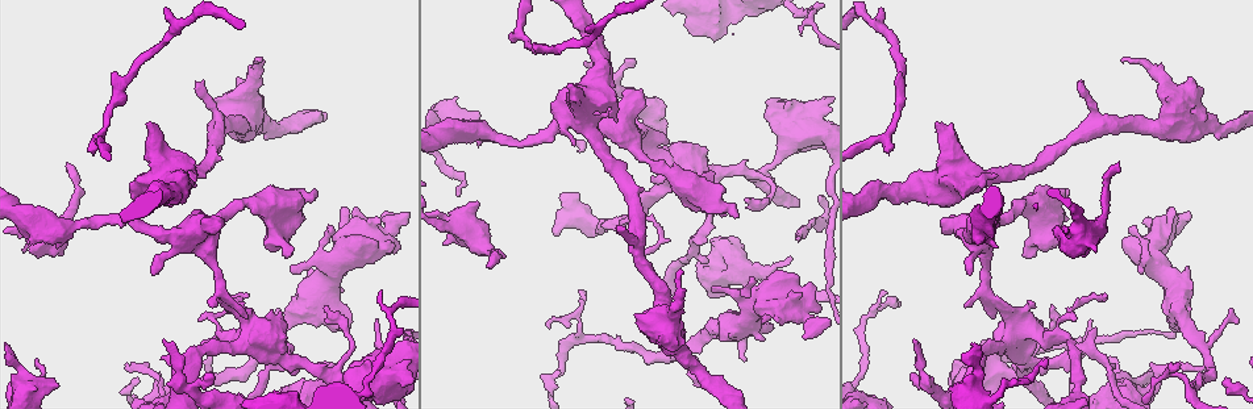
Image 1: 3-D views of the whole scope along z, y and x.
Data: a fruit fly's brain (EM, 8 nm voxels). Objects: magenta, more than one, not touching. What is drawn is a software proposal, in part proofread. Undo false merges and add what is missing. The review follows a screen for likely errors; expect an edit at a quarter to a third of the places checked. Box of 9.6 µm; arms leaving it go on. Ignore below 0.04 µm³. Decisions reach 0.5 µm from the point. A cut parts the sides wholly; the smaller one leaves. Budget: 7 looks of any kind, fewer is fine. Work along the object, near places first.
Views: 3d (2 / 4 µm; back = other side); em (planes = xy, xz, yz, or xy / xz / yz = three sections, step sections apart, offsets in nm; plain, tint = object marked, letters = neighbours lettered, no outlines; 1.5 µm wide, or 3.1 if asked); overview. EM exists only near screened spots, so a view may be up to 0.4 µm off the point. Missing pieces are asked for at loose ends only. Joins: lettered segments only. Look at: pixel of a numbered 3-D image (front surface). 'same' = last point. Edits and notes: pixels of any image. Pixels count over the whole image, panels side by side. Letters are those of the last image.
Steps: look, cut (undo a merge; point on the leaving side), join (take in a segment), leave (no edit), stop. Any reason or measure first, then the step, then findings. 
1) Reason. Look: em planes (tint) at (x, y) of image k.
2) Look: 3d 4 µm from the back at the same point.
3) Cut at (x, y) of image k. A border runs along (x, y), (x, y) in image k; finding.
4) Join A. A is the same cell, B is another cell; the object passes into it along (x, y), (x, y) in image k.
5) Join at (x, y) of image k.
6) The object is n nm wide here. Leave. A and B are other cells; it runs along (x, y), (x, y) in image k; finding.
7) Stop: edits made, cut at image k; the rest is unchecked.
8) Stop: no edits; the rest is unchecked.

Branch stops here. Look: 3d 4 µm at (1116, 165) of image 1.

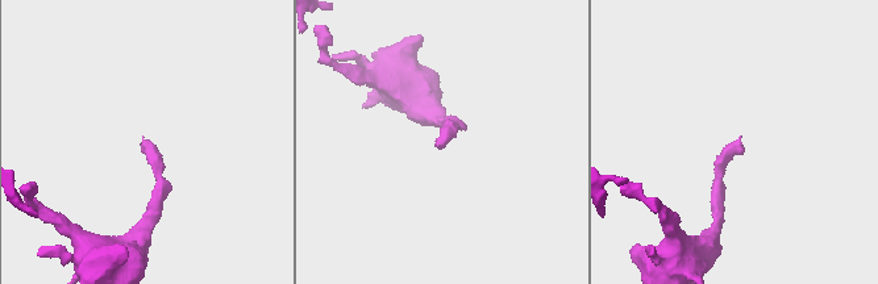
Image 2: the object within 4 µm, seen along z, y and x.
Shape alone is not enough. Look: em planes (plain) at (440, 144) of image 2.

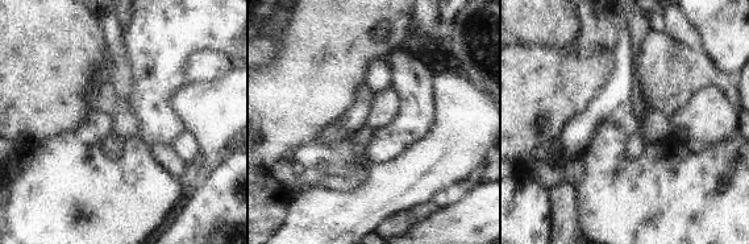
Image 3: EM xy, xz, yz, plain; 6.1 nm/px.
Look: em planes (letters) at the same point.

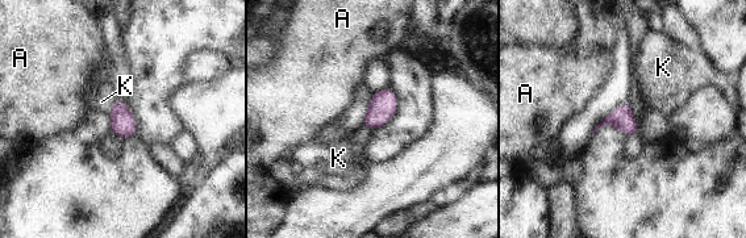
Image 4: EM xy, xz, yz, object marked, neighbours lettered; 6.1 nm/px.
Join K. K is the same cell, A is another cell; the object passes into it along (123, 122), (113, 107), (101, 101) in image 4; it goes on there.

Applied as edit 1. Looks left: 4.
Look: overview.

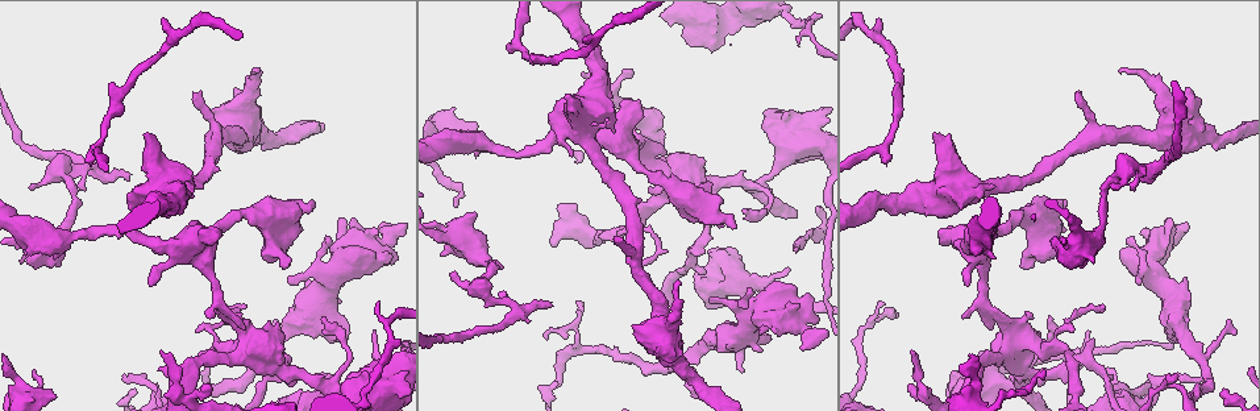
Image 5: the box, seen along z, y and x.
Narrows sharply. Look: em planes (letters) at (1067, 357) of image 5.

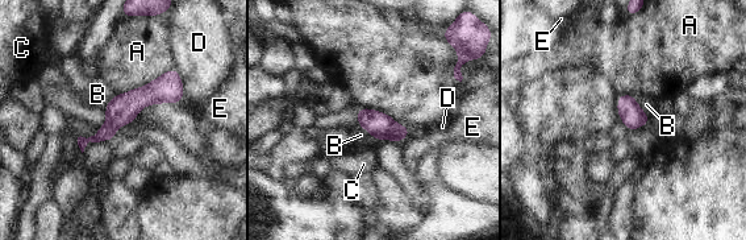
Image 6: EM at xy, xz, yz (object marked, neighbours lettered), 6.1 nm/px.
The longest contact is with A, 400 nm. Leave. A, B, C, D and E are other cells; it runs along (175, 75), (82, 144) in image 6; continuous, no second neuron.

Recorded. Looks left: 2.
Stop: edits made, join at image 4; the rest is unchecked.

